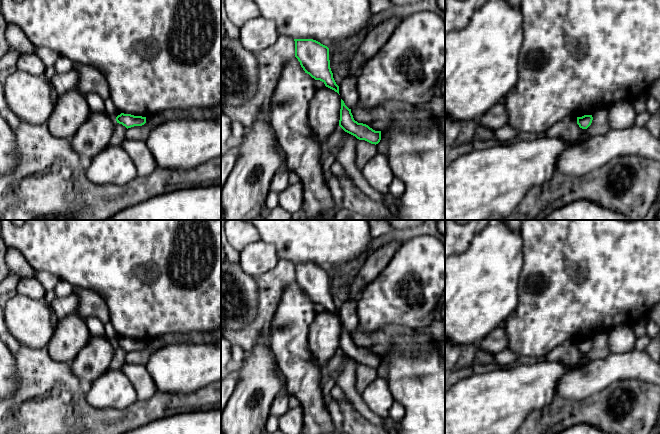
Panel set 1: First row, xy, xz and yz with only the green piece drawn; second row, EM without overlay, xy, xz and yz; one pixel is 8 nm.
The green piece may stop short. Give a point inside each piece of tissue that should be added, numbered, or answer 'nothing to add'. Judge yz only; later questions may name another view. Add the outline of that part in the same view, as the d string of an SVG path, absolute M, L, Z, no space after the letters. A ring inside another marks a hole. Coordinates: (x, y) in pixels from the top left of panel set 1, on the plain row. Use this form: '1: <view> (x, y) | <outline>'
nothing to add

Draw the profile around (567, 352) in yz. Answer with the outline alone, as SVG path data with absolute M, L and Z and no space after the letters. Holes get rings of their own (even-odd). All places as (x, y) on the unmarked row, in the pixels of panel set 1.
M609 332L598 333L592 338L593 344L587 353L582 353L577 348L577 341L565 341L551 350L544 359L554 362L559 361L565 365L575 365L583 358L590 361L605 358L610 354Z

